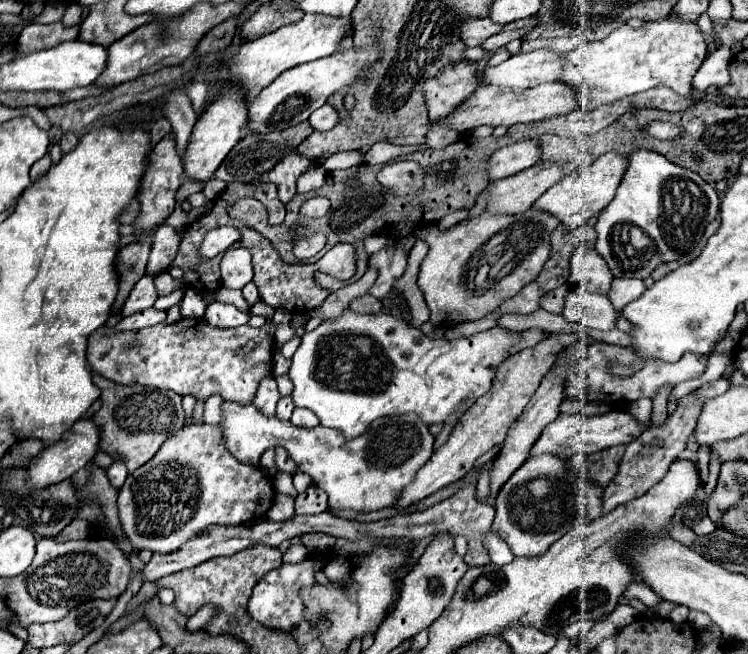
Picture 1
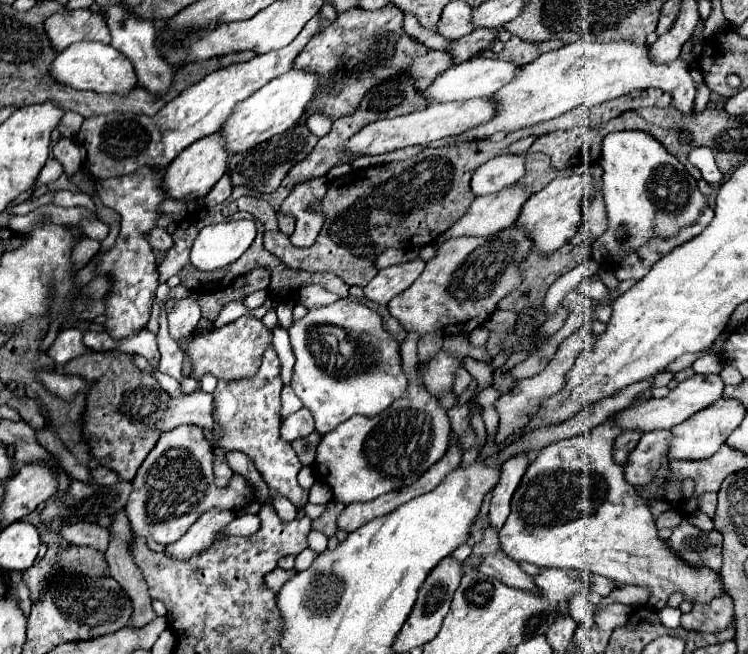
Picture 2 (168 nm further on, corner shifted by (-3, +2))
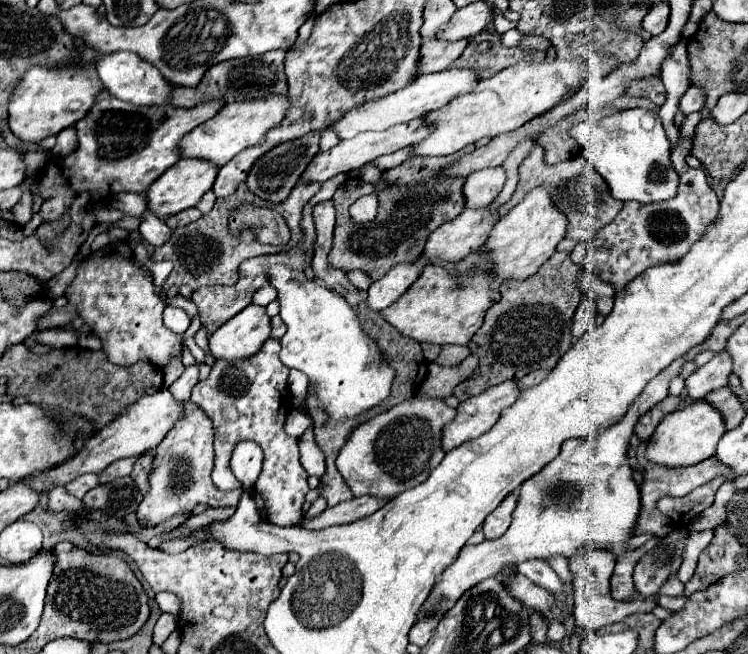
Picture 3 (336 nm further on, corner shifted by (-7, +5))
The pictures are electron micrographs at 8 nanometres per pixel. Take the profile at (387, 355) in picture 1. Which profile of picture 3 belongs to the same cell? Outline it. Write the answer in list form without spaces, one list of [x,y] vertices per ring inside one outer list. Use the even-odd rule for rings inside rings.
[[[274,265],[268,269],[268,273],[270,285],[276,287],[280,297],[280,317],[288,327],[286,335],[280,339],[280,359],[286,367],[300,369],[310,379],[310,383],[314,385],[314,395],[318,403],[324,407],[326,415],[336,421],[352,419],[388,399],[394,383],[394,371],[390,363],[384,359],[380,347],[376,347],[376,341],[364,331],[356,309],[344,297],[336,295],[336,291],[330,291],[318,281],[308,281],[304,273],[292,271],[286,265]]]

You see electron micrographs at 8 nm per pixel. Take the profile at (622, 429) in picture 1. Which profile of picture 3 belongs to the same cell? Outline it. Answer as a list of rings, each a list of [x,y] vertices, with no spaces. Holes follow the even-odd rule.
[[[726,351],[714,355],[714,359],[702,367],[698,367],[690,377],[686,377],[686,397],[692,401],[706,399],[708,393],[726,387],[728,375],[732,373],[732,361]]]

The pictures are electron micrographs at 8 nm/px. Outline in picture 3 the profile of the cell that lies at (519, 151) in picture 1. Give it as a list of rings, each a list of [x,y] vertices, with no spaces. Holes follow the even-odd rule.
[[[488,167],[474,171],[464,183],[466,207],[484,207],[492,203],[502,191],[504,181],[506,181],[504,167],[494,167],[494,169]]]

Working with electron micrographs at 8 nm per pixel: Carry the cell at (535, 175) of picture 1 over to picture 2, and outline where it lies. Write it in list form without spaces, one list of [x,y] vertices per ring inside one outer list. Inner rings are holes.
[[[508,186],[496,194],[478,196],[468,212],[460,220],[456,220],[444,236],[448,240],[458,236],[494,236],[516,222],[520,208],[528,200],[528,196],[530,194],[524,192],[522,186]]]

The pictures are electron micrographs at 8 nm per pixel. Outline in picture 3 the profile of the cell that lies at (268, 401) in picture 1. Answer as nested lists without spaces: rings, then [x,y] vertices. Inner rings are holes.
[[[268,339],[254,357],[238,359],[238,361],[216,361],[212,365],[212,373],[206,381],[200,381],[192,389],[192,401],[210,417],[214,423],[214,471],[212,481],[220,489],[220,465],[222,459],[230,459],[236,443],[254,441],[264,451],[264,467],[254,485],[254,499],[258,505],[258,513],[262,519],[274,525],[296,525],[304,513],[302,505],[306,499],[308,473],[300,465],[298,439],[282,433],[290,391],[288,391],[288,367],[280,363],[280,339]]]

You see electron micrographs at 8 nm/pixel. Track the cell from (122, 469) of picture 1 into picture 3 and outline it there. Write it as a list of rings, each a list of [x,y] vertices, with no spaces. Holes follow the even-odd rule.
[[[86,473],[86,475],[80,475],[74,481],[66,483],[66,489],[74,497],[82,499],[86,495],[86,491],[90,491],[92,487],[98,487],[98,485],[100,485],[100,475],[98,473]]]

